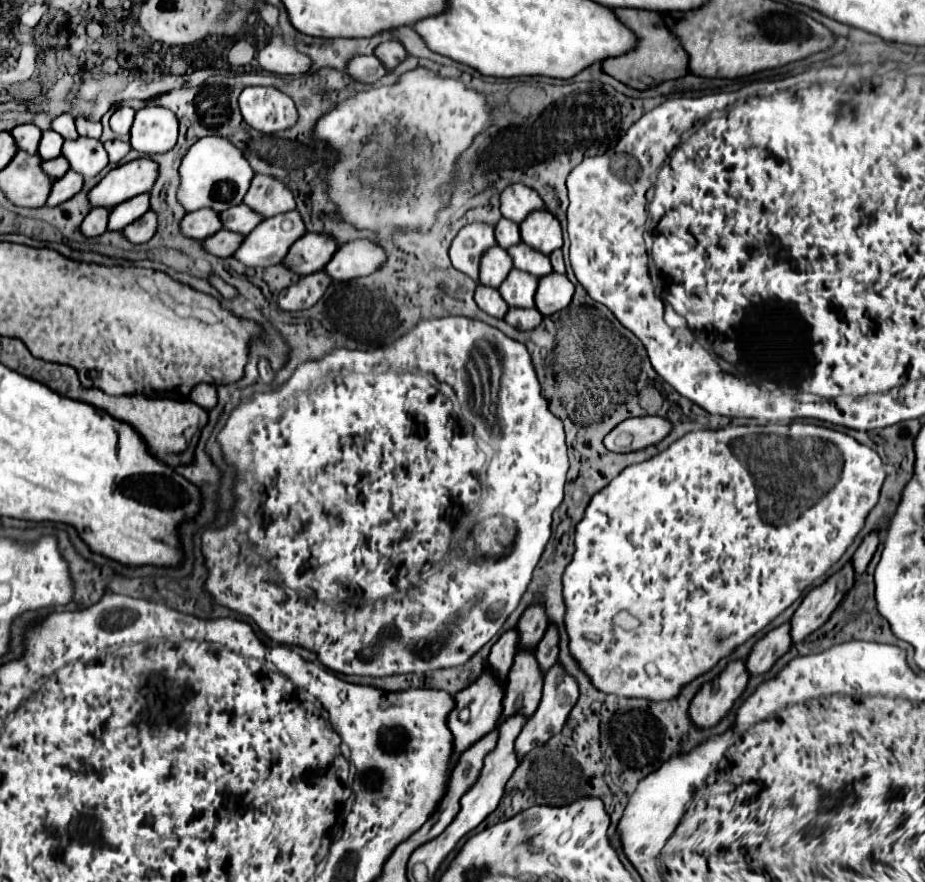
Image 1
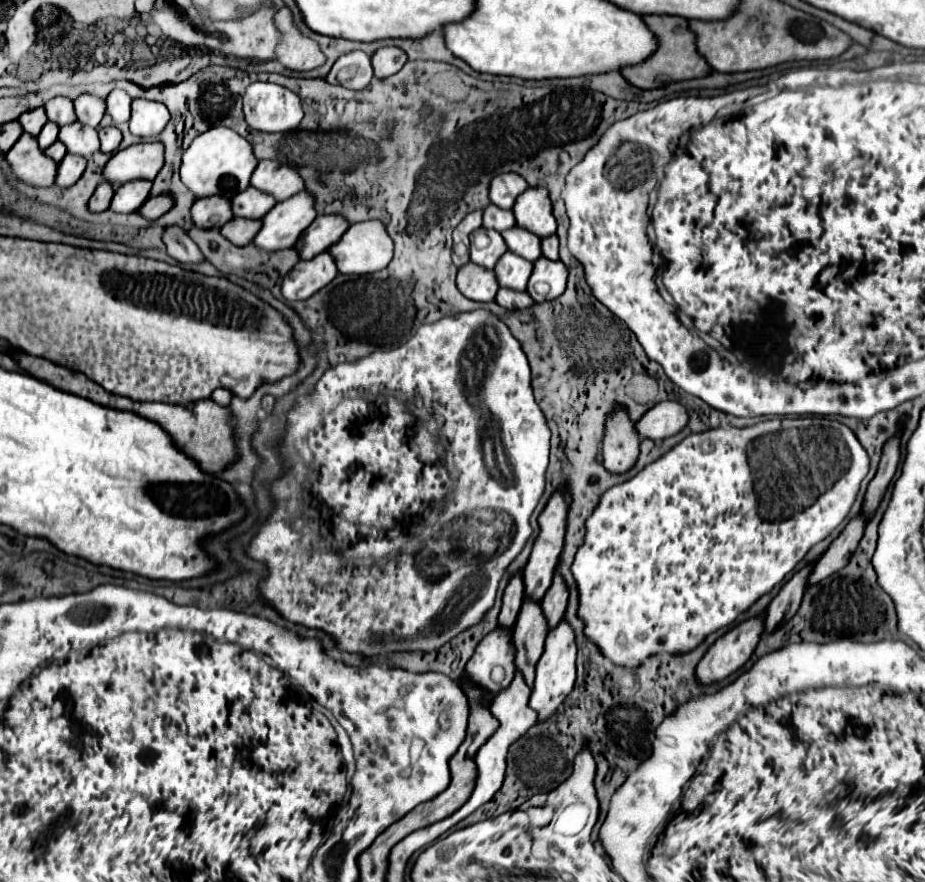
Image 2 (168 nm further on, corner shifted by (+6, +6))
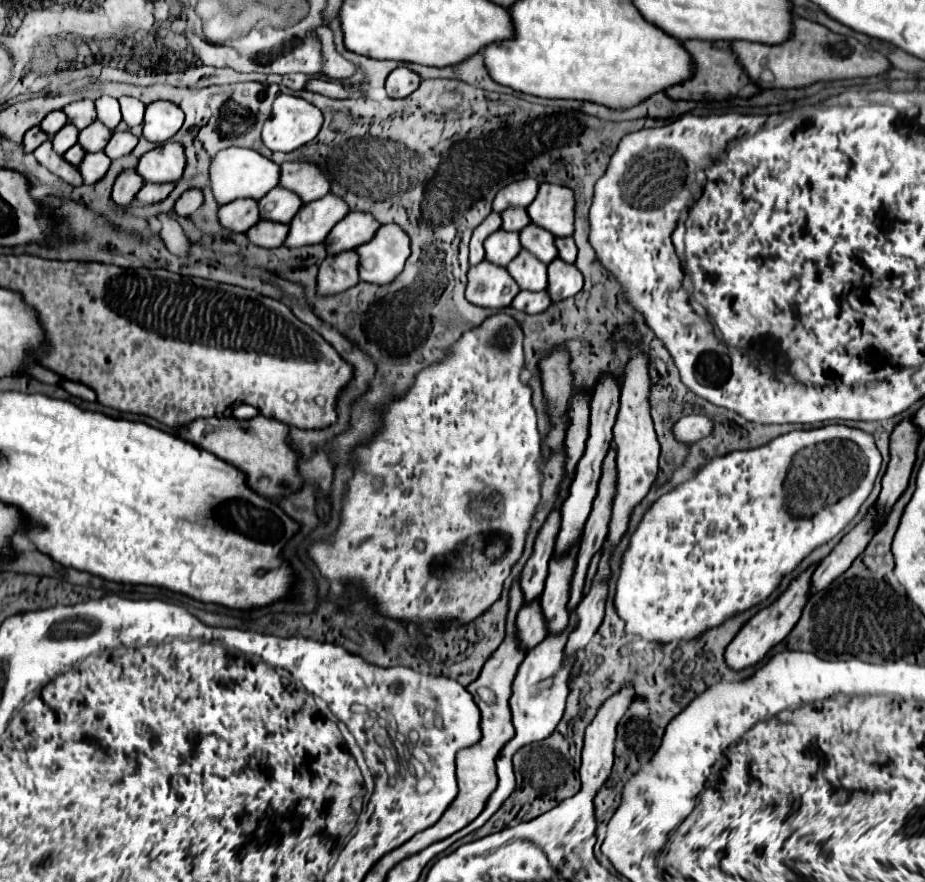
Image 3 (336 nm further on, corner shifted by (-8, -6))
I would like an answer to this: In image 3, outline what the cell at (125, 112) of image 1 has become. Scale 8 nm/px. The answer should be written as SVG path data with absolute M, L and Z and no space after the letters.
M121 96L119 98L119 104L121 104L121 114L123 114L123 120L129 124L129 126L137 126L143 122L143 112L145 112L145 104L137 98L131 98L131 96Z

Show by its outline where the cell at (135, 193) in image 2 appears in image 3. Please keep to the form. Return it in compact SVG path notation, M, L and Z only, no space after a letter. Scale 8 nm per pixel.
M147 182L147 184L139 190L137 198L143 200L143 202L147 202L147 204L157 204L157 202L165 200L173 188L175 188L175 182L165 182L165 184Z

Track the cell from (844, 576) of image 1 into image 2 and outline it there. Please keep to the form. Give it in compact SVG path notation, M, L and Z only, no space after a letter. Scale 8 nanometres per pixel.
M861 514L857 518L853 518L845 526L845 530L829 546L829 550L815 562L815 566L813 566L813 570L811 570L811 574L807 578L807 586L815 586L815 584L823 582L833 572L839 572L841 568L845 568L849 564L849 558L857 550L865 526L867 526L867 522L865 522L865 518Z

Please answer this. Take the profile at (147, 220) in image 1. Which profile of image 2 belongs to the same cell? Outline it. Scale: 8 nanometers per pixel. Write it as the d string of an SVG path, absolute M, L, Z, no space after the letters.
M161 194L157 198L149 198L141 208L139 208L139 214L145 218L145 220L157 220L159 216L163 216L165 210L171 208L171 198Z

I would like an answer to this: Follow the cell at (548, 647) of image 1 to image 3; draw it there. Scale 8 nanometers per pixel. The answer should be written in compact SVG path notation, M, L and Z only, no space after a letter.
M611 446L605 460L603 460L597 496L593 500L591 514L589 514L585 528L583 528L583 538L581 538L579 556L577 556L577 568L575 568L573 582L571 582L571 600L567 604L569 610L573 610L579 604L579 600L583 598L581 590L585 584L587 566L589 566L593 554L601 550L601 546L607 538L607 532L609 532L611 506L613 506L613 498L615 498L615 474L617 474L615 458L617 458L617 452L615 452L615 446Z

